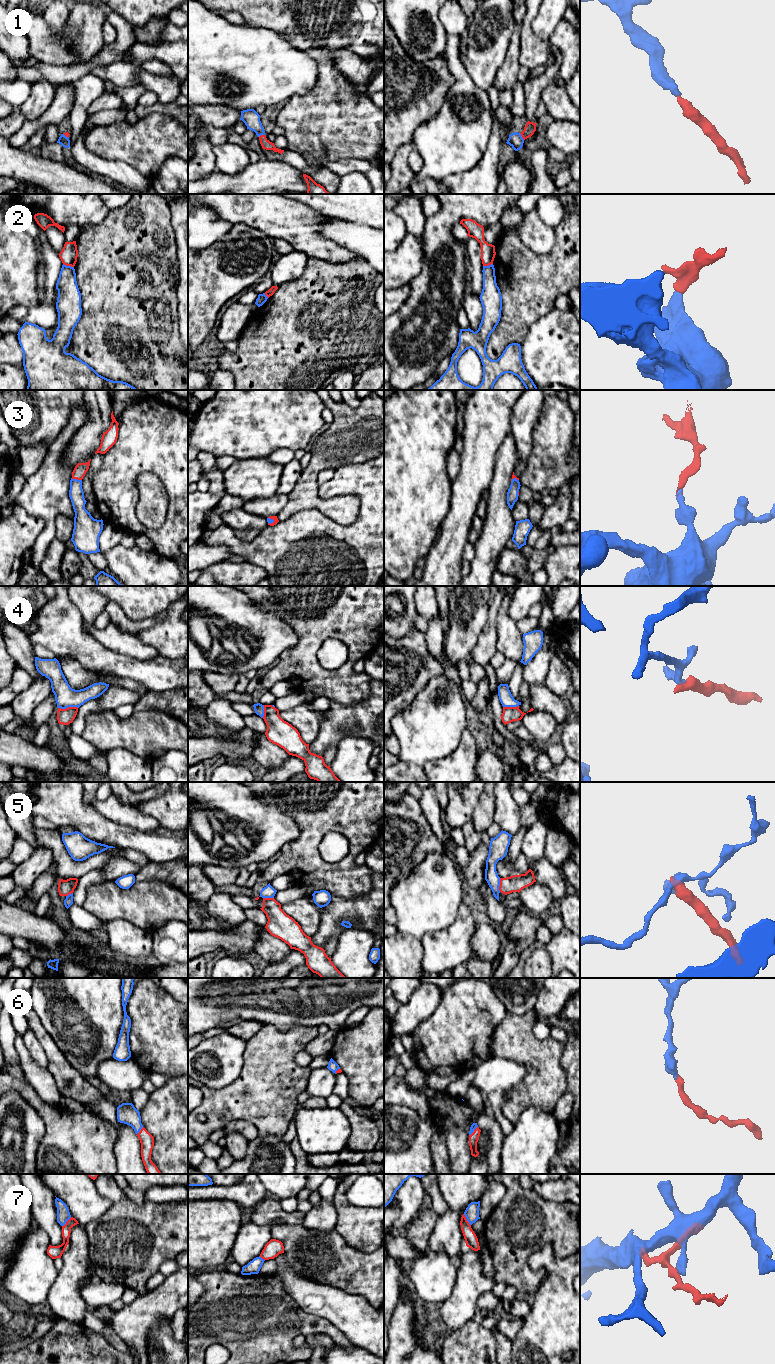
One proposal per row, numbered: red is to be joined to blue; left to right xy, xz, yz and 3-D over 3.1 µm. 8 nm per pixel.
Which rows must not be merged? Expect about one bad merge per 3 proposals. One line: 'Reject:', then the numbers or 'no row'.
Reject: 2, 4, 5, 7

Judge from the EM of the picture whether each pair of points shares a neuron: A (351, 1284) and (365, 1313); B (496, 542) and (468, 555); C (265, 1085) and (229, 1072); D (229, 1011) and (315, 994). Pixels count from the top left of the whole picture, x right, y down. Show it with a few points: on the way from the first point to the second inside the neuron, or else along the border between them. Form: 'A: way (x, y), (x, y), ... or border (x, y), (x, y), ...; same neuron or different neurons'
A: border (334, 1286), (351, 1294), (361, 1295), (373, 1308); different neurons
B: border (474, 544), (474, 558), (470, 562); different neurons
C: border (244, 1052), (240, 1073), (231, 1082), (219, 1088); different neurons
D: way (250, 1009), (270, 1001), (278, 994), (294, 994); same neuron

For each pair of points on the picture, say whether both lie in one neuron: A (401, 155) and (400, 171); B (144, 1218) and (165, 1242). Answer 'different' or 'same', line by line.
A: same
B: same

